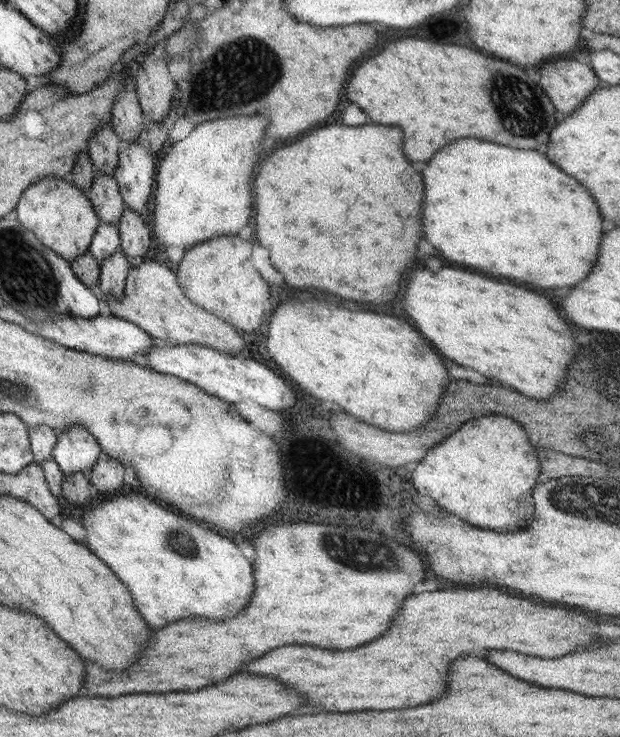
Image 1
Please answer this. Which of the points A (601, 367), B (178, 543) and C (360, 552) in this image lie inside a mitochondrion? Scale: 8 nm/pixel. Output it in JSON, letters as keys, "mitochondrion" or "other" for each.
{"A":"mitochondrion","B":"mitochondrion","C":"mitochondrion"}

